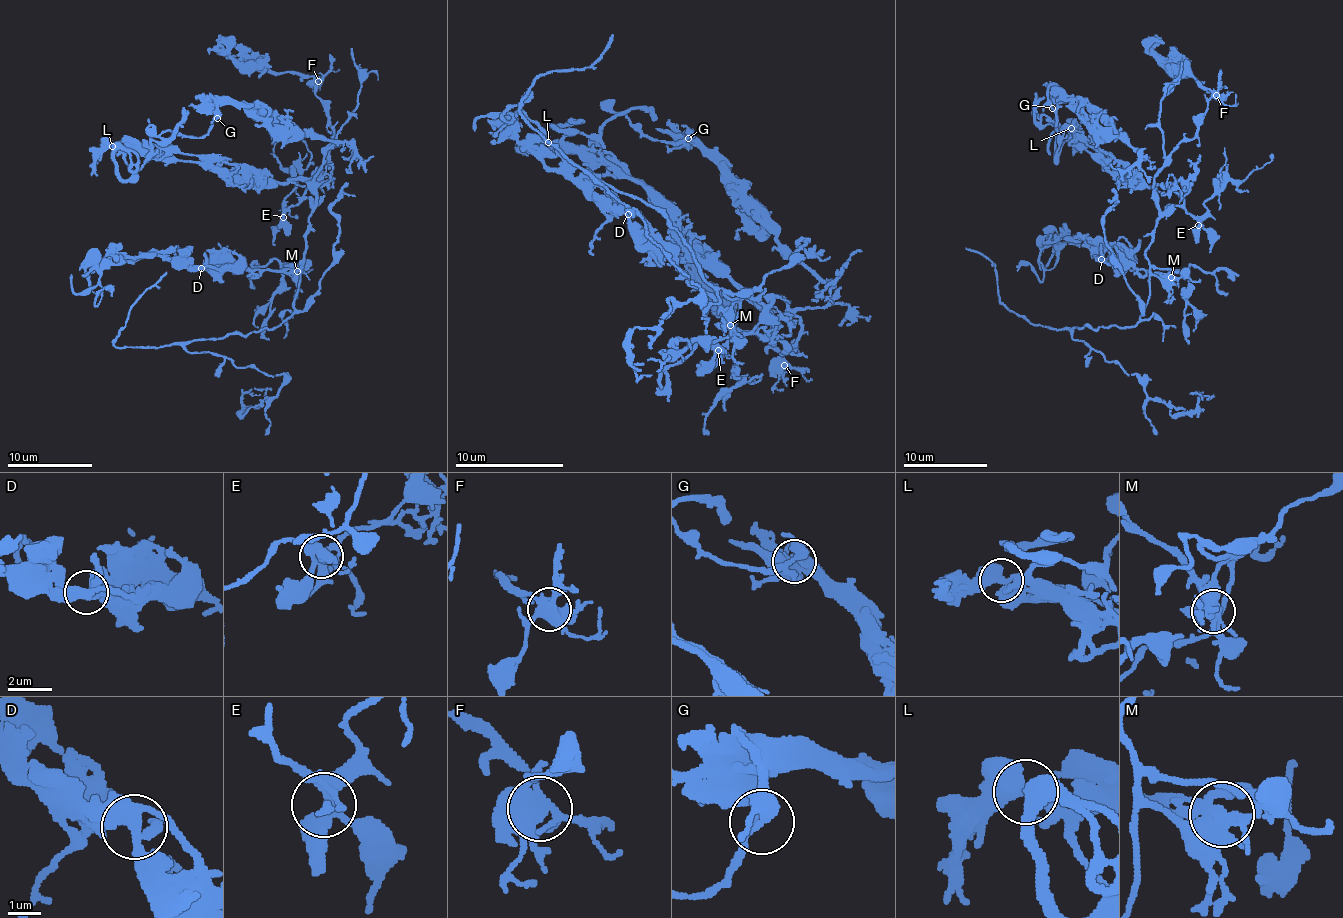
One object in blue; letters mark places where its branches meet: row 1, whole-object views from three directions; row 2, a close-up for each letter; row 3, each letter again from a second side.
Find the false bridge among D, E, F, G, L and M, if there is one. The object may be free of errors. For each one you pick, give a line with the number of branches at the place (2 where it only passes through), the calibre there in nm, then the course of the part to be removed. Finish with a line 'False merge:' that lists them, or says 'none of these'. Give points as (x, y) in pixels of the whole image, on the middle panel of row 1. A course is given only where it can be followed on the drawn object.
False merge: none of these

